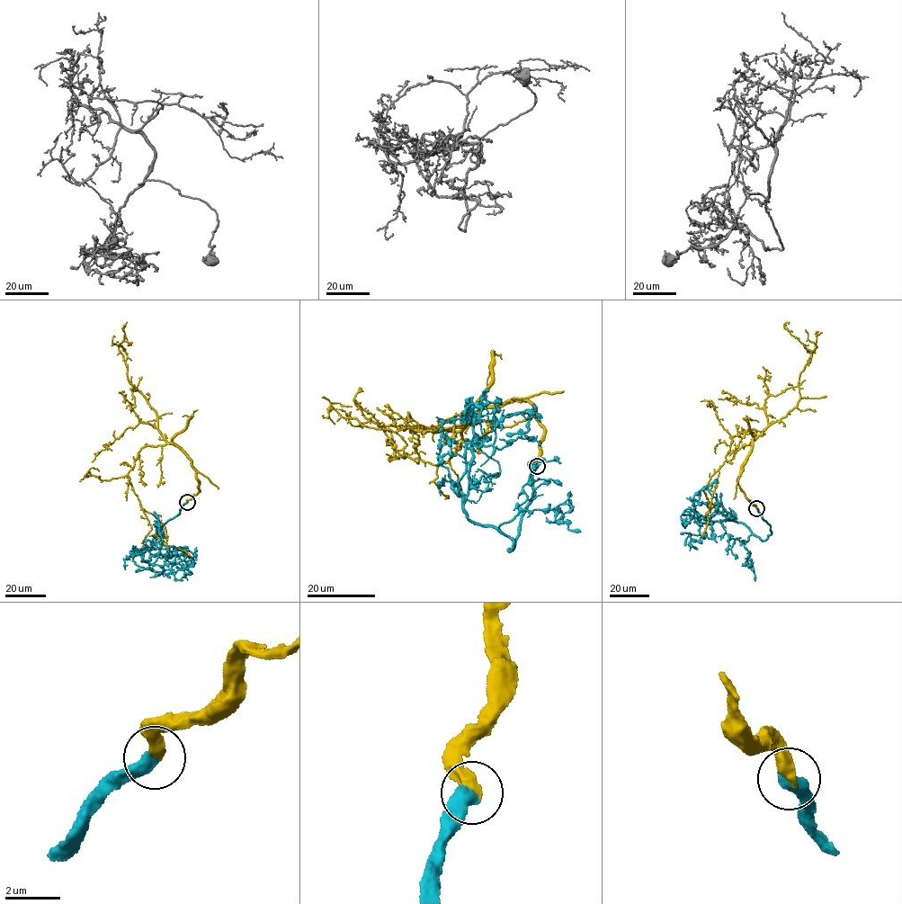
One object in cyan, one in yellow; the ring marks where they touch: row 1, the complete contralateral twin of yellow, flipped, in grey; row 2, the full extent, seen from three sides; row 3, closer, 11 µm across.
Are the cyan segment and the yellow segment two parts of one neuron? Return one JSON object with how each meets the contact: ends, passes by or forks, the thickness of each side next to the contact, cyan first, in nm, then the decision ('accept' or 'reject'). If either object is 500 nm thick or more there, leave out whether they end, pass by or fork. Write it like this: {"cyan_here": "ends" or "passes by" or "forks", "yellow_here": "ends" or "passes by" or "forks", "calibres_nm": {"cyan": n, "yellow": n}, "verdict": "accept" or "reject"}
{"cyan_here": "ends", "yellow_here": "ends", "calibres_nm": {"cyan": 480, "yellow": 440}, "verdict": "accept"}

